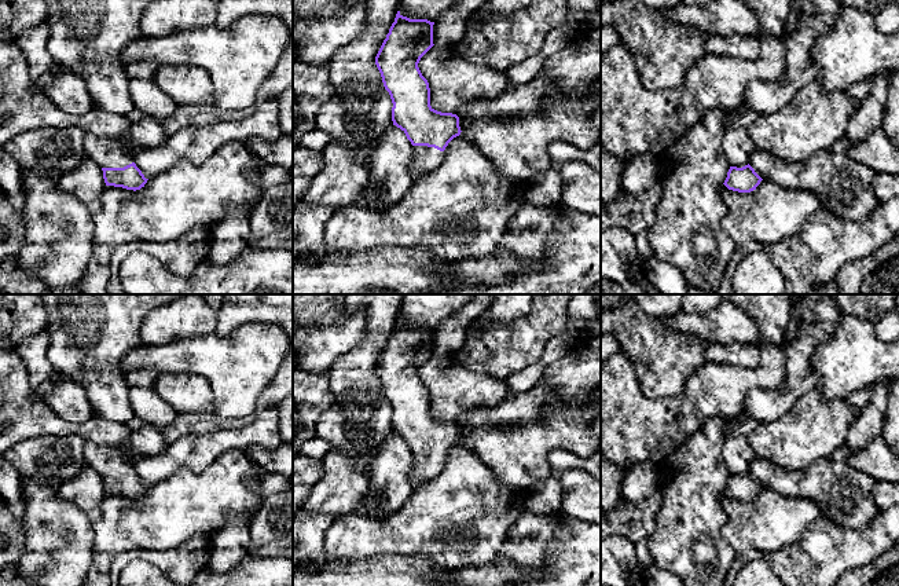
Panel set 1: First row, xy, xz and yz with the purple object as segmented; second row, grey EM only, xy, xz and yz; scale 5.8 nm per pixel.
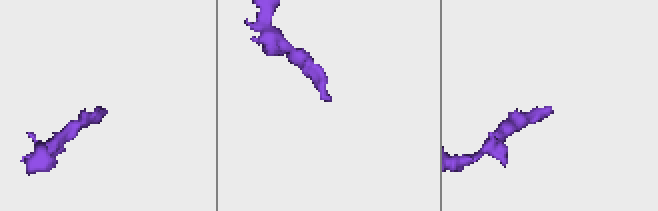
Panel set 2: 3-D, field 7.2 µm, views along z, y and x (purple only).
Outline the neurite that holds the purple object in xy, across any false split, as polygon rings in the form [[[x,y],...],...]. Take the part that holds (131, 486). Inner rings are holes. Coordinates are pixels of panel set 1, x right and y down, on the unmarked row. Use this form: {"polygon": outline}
{"polygon": [[[146,425],[131,433],[124,447],[102,447],[85,443],[85,466],[102,475],[106,494],[122,495],[126,498],[140,498],[148,487],[136,475],[132,457],[153,457],[164,453],[168,443],[161,429]]]}

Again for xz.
{"polygon": [[[397,319],[395,330],[375,365],[384,395],[393,411],[393,433],[400,436],[414,454],[410,480],[415,487],[433,480],[443,470],[448,451],[462,440],[456,422],[441,421],[430,414],[429,391],[418,376],[421,366],[434,354],[433,333],[434,330],[428,327],[410,327]]]}

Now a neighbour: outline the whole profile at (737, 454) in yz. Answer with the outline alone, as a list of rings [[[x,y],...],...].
[[[746,435],[729,436],[722,447],[722,458],[730,475],[742,476],[749,472],[756,454]]]

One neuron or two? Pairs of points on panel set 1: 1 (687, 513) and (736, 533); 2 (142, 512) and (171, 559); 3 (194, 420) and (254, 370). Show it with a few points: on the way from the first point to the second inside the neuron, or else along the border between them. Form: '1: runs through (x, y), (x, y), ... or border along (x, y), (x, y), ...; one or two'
1: border along (719, 495), (726, 516), (722, 537), (737, 553); two
2: border along (195, 537), (168, 549), (132, 549); two
3: border along (213, 411), (222, 417), (234, 418); two

